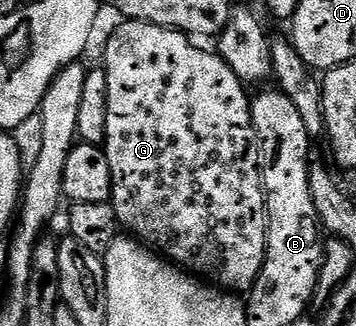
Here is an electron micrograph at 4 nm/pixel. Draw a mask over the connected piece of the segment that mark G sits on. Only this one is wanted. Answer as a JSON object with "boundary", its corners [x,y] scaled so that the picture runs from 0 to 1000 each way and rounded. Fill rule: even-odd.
{"boundary":[[[393,64],[343,67],[343,83],[317,95],[317,110],[295,132],[295,196],[301,236],[301,420],[292,457],[312,506],[317,546],[317,607],[312,613],[331,687],[351,696],[365,724],[449,776],[466,798],[506,813],[522,834],[573,850],[590,871],[654,899],[688,899],[708,883],[713,862],[744,810],[744,755],[756,736],[756,678],[744,656],[744,564],[733,558],[733,433],[711,380],[705,291],[691,258],[626,187],[607,153],[551,144],[545,123],[514,95],[486,95],[478,83],[449,83],[433,71]]]}

